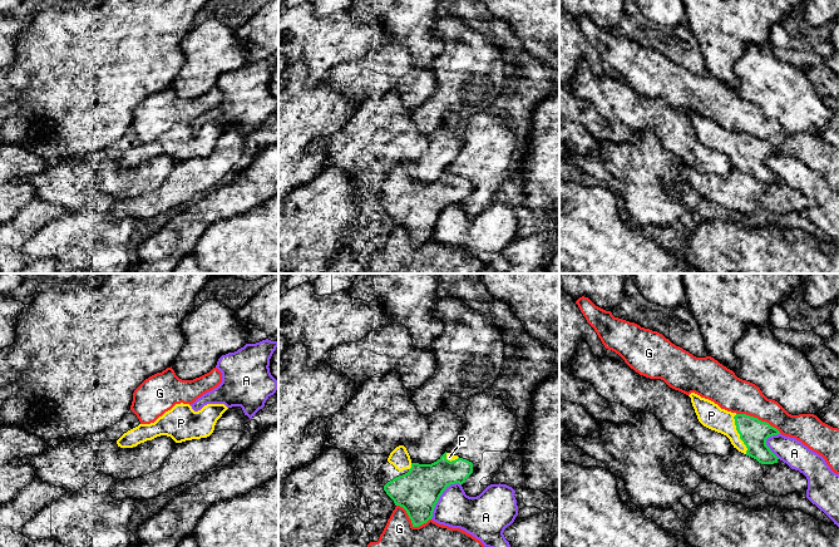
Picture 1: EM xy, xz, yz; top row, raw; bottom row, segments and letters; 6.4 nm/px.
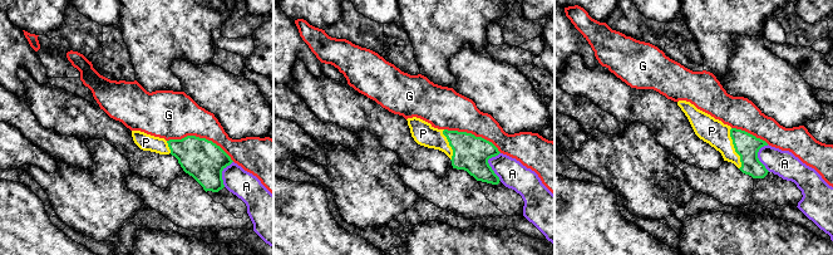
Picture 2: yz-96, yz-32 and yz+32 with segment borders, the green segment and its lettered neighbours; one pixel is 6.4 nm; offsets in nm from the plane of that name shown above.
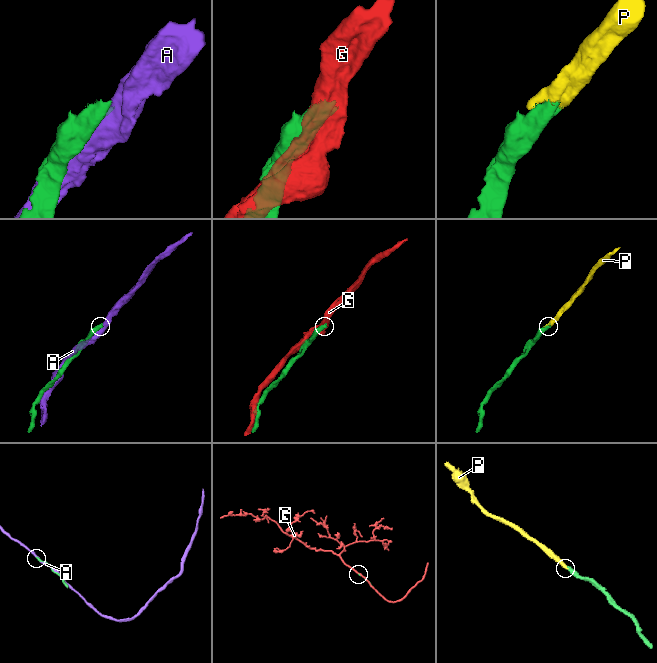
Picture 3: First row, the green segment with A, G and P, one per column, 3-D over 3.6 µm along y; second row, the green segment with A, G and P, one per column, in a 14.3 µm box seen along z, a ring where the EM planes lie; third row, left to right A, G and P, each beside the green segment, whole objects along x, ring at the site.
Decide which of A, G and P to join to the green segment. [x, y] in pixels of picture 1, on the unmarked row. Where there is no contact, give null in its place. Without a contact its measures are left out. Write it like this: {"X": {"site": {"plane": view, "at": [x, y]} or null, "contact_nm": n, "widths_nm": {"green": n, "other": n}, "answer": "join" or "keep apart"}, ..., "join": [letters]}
{"A": {"site": {"plane": "xz", "at": [439, 216]}, "contact_nm": 300, "widths_nm": {"green": 280, "other": 240}, "answer": "keep apart"}, "G": {"site": {"plane": "yz", "at": [758, 138]}, "contact_nm": 320, "widths_nm": {"green": 180, "other": 220}, "answer": "keep apart"}, "P": {"site": {"plane": "yz", "at": [739, 152]}, "contact_nm": 260, "widths_nm": {"green": 180, "other": 160}, "answer": "join"}, "join": ["P"]}

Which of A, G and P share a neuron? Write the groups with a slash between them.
A / G / P

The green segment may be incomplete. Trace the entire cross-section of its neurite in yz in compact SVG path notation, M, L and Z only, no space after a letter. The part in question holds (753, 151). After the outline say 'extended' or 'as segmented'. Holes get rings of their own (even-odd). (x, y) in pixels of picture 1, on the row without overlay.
M695 112L689 115L704 146L726 154L734 167L761 183L778 182L779 177L766 164L769 156L780 153L776 147L757 137L721 128L714 120Z | extended

